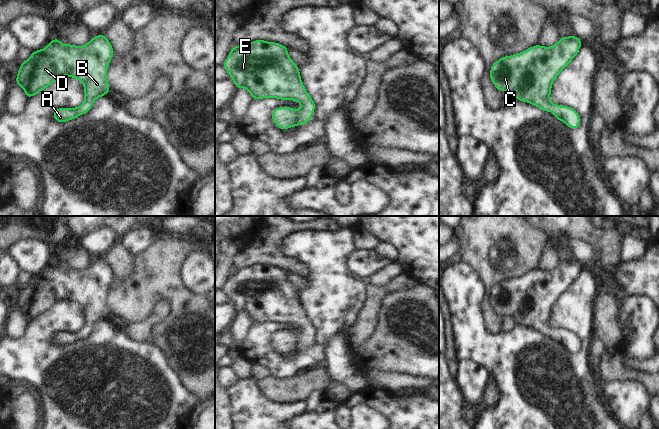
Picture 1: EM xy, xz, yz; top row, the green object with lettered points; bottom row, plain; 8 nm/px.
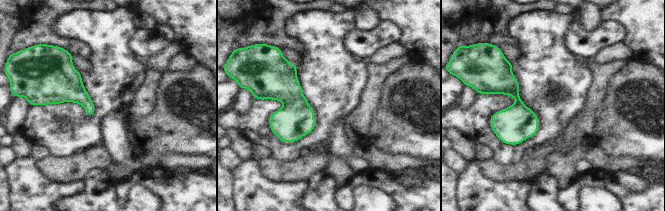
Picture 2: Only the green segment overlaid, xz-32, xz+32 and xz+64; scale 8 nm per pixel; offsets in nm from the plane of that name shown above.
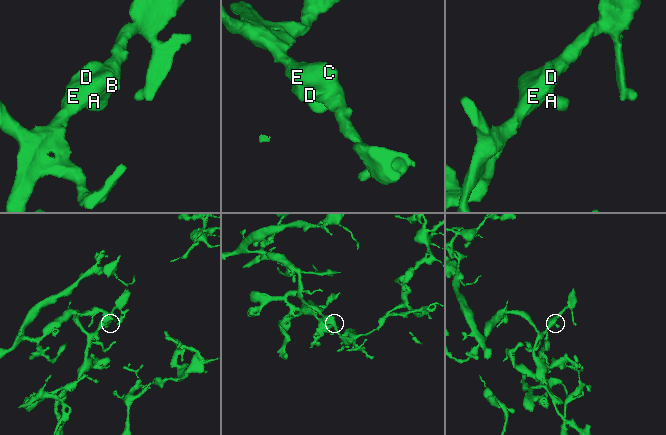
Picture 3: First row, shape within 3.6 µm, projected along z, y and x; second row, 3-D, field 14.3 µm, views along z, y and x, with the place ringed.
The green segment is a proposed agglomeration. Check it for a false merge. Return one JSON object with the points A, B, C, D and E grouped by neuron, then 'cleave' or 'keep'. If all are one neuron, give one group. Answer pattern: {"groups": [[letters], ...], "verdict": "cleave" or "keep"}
{"groups": [["A", "B", "C", "D", "E"]], "verdict": "keep"}

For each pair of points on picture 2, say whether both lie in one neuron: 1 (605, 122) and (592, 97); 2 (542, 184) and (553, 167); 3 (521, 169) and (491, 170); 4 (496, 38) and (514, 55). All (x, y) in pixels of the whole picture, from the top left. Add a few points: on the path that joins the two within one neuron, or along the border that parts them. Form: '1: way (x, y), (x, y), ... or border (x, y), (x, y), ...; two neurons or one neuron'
1: border (607, 89), (590, 133); two neurons
2: border (541, 172), (551, 175), (556, 180), (559, 189); two neurons
3: way (514, 170), (498, 170); one neuron
4: border (498, 45), (509, 44), (517, 49); two neurons

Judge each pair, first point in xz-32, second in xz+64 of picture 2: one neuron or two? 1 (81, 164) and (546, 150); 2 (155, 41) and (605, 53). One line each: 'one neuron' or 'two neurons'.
1: two neurons
2: two neurons

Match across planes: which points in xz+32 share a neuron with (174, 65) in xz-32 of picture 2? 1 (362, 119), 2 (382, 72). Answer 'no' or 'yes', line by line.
1: yes
2: yes

